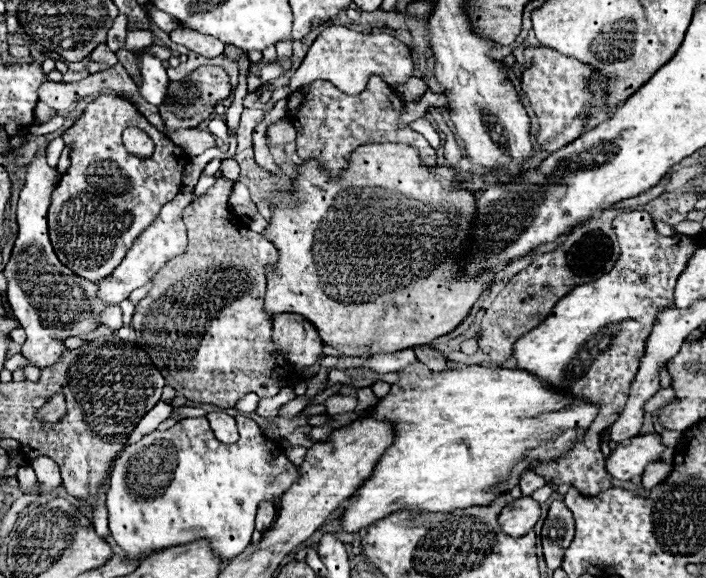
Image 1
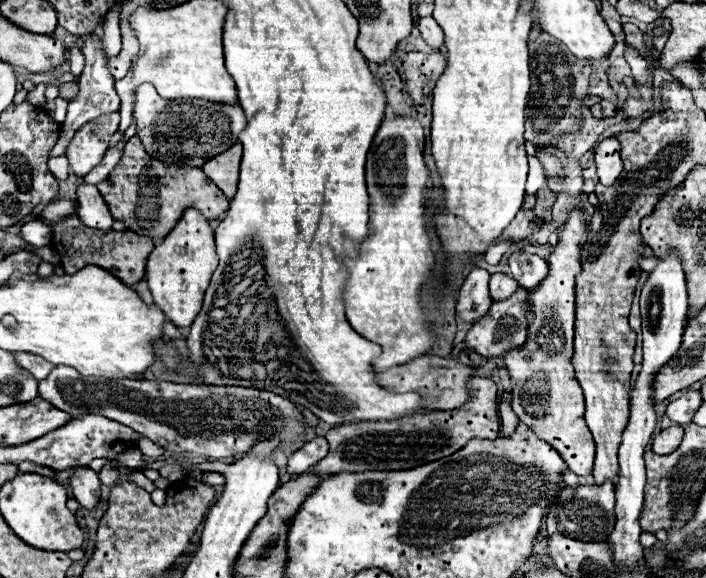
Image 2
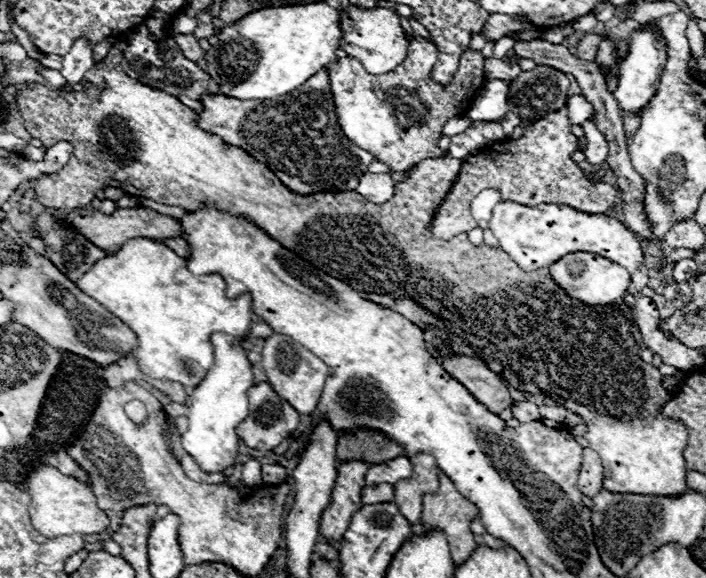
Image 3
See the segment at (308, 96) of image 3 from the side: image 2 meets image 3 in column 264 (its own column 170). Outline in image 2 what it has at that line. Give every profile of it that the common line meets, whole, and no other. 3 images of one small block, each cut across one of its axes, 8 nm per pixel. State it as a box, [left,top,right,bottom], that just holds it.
[134,84,246,168]

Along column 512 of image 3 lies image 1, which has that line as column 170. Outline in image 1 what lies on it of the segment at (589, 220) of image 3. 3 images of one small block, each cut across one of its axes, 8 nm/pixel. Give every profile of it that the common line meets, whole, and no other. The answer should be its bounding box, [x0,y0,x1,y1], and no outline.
[98,188,194,304]

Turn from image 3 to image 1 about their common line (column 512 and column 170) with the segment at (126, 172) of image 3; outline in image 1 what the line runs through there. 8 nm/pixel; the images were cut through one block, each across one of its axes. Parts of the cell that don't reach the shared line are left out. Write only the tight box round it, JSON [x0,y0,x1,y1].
[132,178,294,408]

